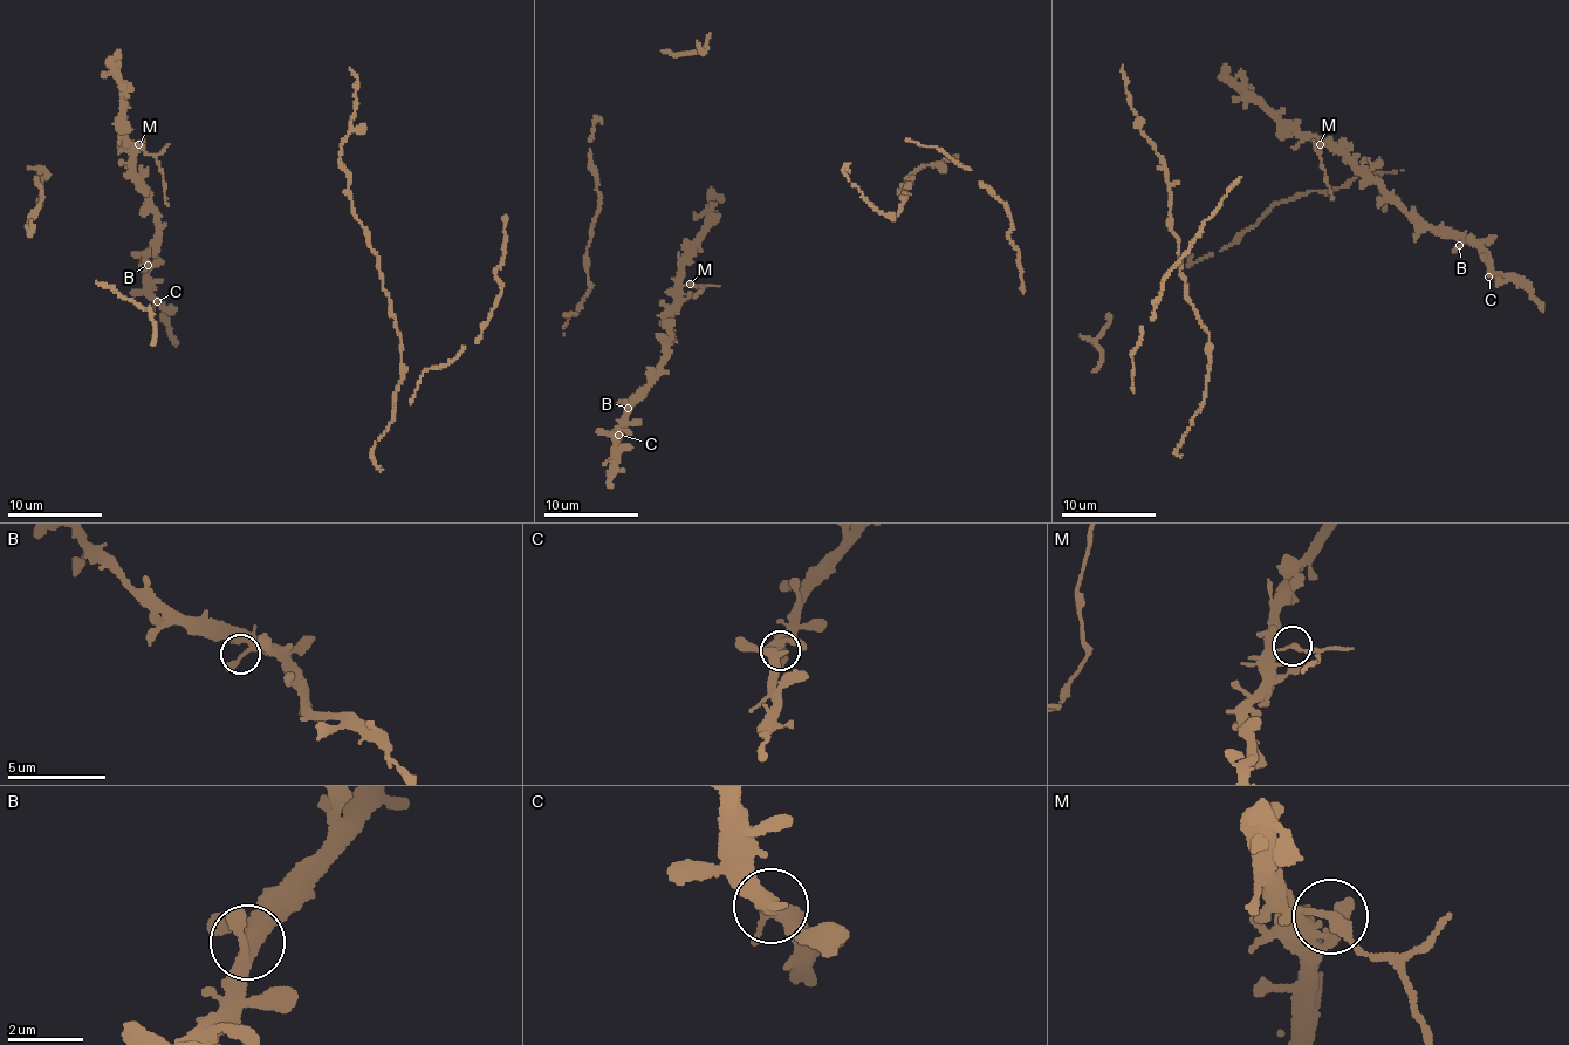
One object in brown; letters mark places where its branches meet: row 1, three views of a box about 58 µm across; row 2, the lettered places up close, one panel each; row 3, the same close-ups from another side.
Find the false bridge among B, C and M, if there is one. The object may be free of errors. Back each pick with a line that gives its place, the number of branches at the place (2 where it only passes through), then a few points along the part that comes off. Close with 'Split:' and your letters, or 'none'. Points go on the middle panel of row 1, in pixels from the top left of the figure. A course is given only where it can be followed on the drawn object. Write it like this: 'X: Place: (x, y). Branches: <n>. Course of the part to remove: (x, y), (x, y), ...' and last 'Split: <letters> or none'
M: Place: (690, 284). Branches: 2
Split: M

